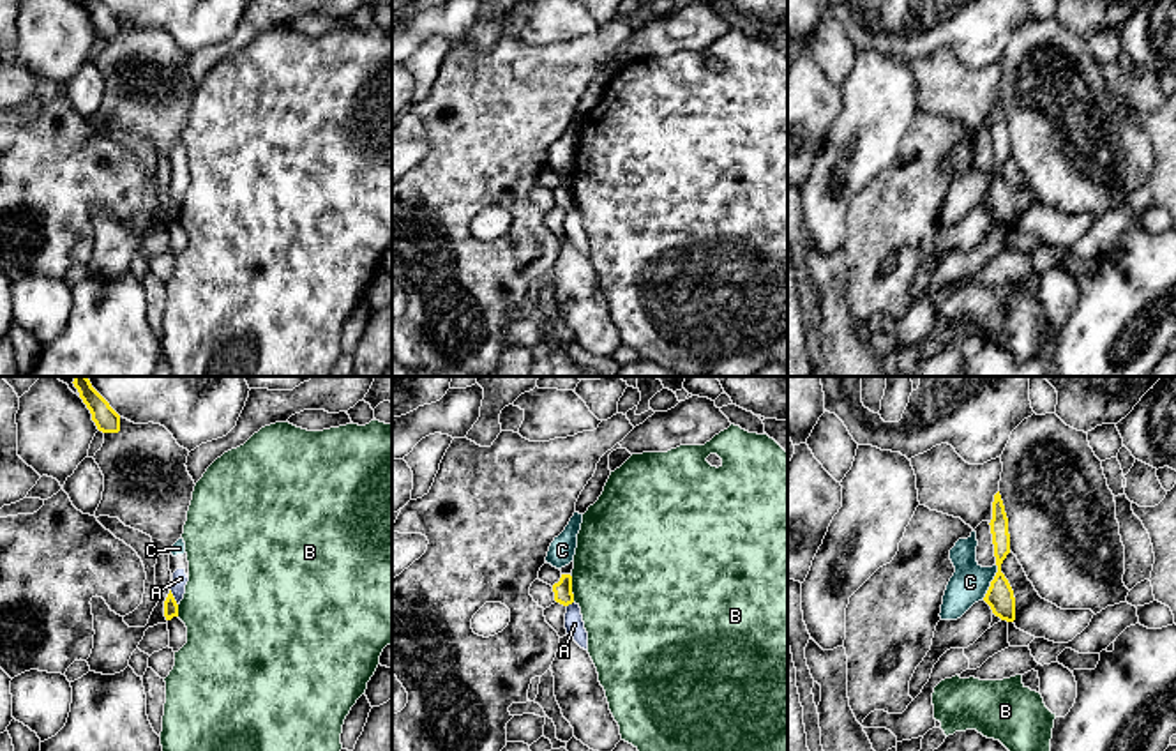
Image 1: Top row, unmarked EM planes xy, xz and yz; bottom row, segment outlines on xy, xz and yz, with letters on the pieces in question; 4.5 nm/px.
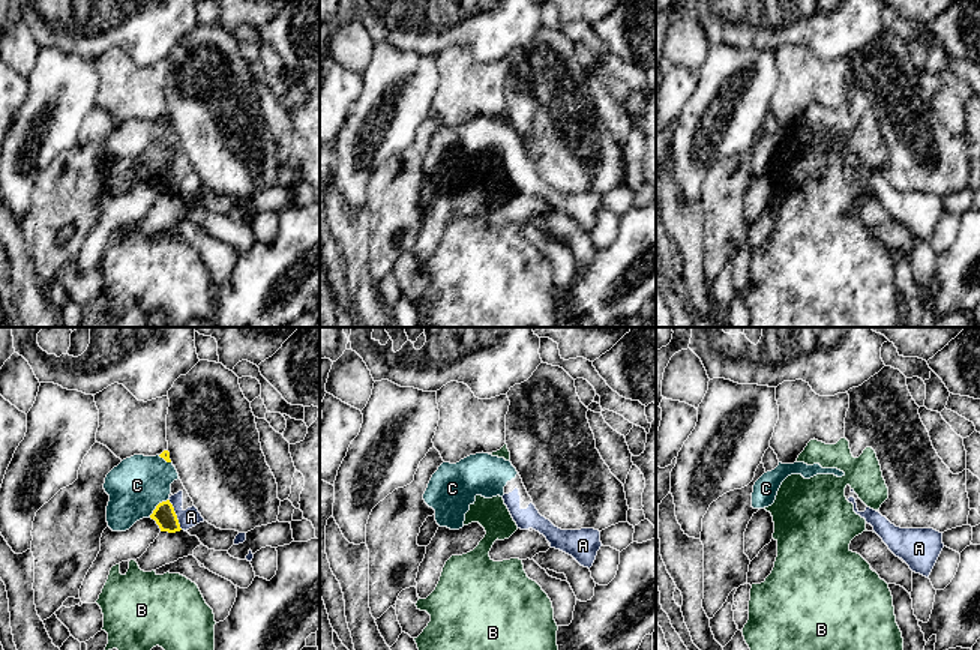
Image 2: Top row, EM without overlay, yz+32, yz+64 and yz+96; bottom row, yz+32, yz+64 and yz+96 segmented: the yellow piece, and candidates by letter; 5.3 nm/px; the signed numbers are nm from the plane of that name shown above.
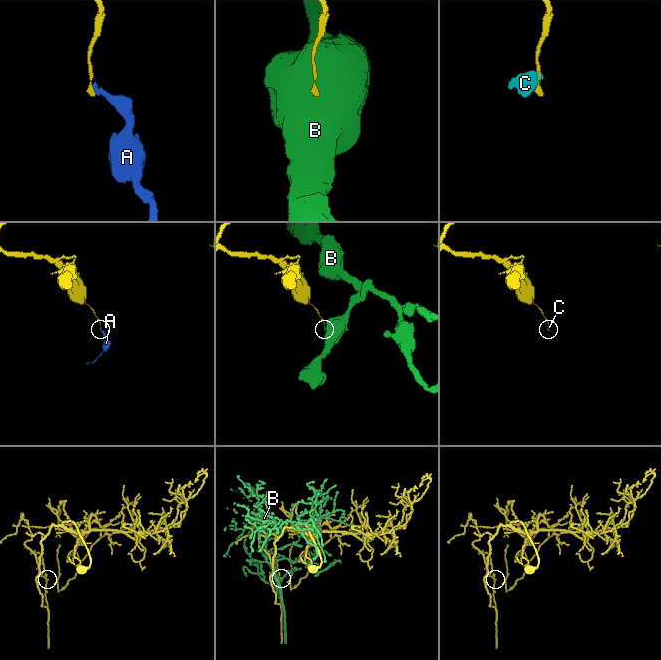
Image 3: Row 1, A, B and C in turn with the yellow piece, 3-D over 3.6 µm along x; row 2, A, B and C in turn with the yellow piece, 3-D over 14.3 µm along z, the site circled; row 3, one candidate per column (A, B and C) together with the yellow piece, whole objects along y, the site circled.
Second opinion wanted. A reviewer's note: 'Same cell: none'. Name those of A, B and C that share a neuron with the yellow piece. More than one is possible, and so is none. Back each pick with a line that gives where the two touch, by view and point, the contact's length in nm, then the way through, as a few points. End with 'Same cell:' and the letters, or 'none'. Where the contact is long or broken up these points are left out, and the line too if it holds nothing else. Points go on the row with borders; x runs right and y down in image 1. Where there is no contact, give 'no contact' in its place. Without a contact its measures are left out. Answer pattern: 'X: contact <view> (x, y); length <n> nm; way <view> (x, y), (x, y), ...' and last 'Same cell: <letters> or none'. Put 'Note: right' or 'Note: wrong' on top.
Note: right
Same cell: none

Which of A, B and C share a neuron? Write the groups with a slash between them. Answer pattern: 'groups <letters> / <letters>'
groups A C / B

